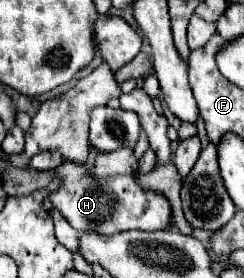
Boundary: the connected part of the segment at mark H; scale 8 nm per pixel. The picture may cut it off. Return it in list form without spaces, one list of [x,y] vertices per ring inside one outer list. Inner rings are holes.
[[[92,148],[90,158],[84,166],[62,164],[58,170],[58,174],[62,176],[62,184],[56,192],[48,194],[54,208],[60,210],[60,214],[72,224],[72,228],[76,228],[78,232],[98,232],[98,234],[116,234],[116,232],[124,232],[124,230],[132,230],[132,228],[136,228],[136,230],[166,230],[172,222],[172,208],[170,208],[170,202],[162,194],[140,190],[140,186],[134,182],[134,176],[116,176],[108,182],[94,182],[88,178],[88,170],[92,168],[96,154],[98,154],[98,150]]]

